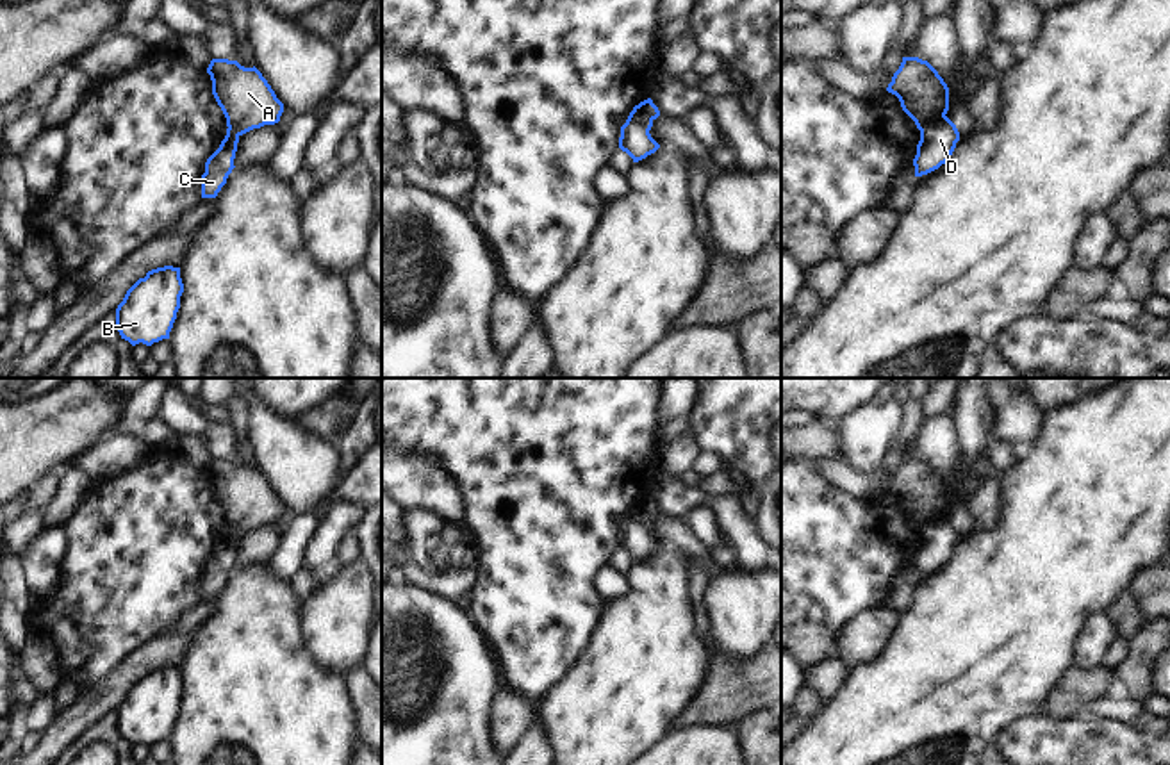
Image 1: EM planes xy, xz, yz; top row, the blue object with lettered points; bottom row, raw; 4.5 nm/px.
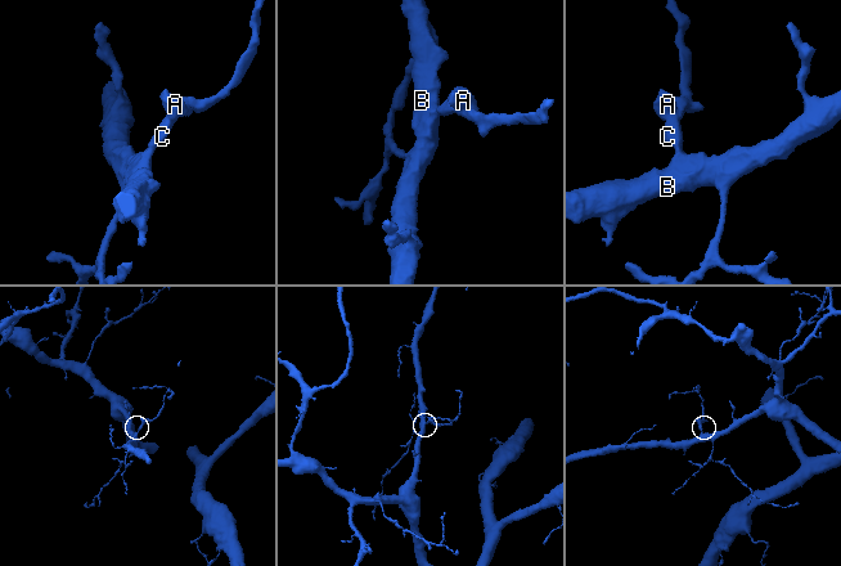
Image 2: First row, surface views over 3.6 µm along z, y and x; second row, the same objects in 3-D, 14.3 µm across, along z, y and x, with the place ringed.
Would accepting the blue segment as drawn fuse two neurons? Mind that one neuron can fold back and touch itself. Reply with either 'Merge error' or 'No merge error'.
Merge error

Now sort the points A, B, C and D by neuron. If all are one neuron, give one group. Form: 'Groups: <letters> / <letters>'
Groups: A / B C D

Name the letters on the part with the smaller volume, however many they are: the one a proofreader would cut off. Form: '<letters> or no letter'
A

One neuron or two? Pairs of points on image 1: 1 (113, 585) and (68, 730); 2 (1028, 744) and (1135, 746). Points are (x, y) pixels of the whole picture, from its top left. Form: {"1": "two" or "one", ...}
{"1": "two", "2": "one"}

